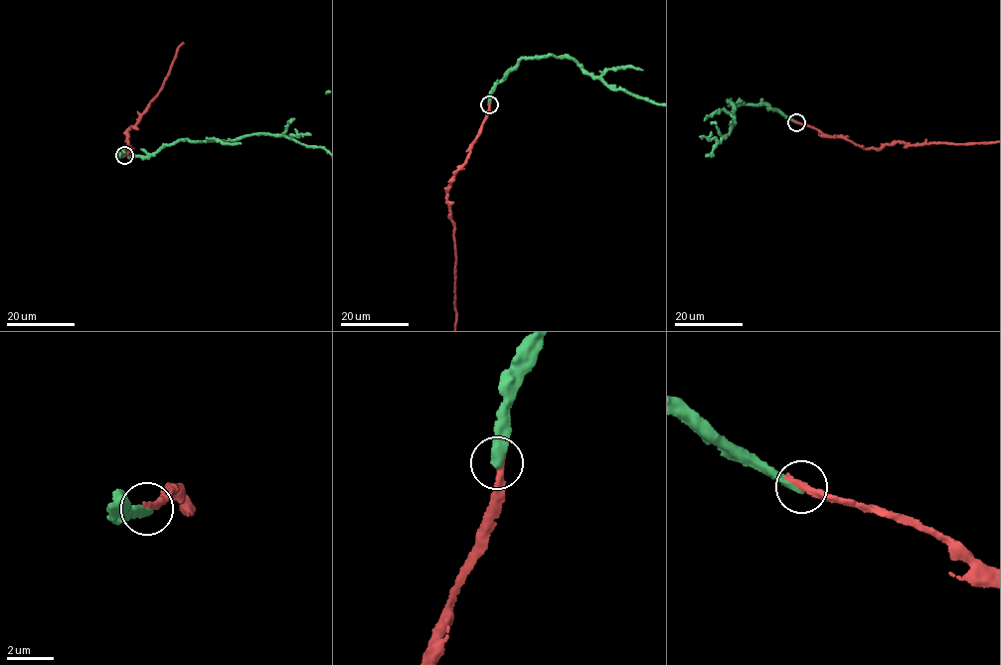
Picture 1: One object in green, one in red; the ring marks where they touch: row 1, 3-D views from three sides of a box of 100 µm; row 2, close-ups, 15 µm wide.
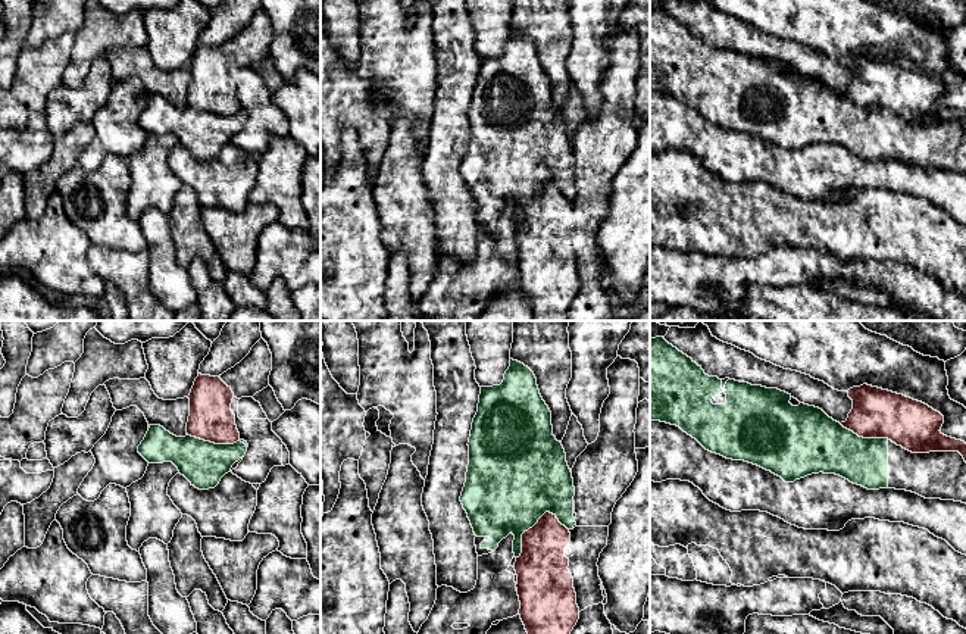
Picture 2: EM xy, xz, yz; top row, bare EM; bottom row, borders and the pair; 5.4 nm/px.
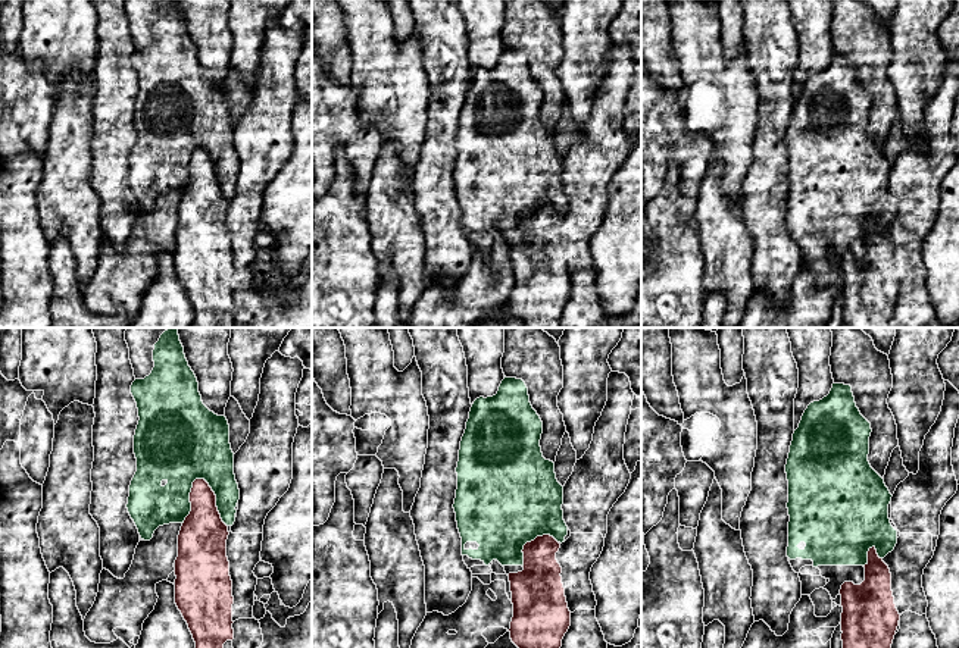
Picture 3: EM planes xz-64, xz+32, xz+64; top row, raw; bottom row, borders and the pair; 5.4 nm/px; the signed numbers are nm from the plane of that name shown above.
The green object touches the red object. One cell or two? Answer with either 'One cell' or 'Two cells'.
Two cells

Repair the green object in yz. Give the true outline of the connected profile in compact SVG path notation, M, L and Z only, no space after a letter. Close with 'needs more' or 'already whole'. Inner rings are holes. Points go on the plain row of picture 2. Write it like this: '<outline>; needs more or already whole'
M663 7L650 9L650 90L660 91L670 96L679 97L684 103L695 109L706 121L720 125L732 131L744 131L753 135L757 135L772 144L781 147L785 153L794 153L795 150L804 149L812 144L835 144L853 154L862 156L867 160L879 159L895 159L916 163L925 169L941 169L941 171L954 171L966 174L966 132L959 122L929 122L929 124L912 124L901 116L897 116L888 109L863 109L854 104L853 101L844 99L840 93L829 88L822 79L800 74L793 76L790 74L791 65L781 62L778 59L766 59L762 56L751 56L748 53L740 53L735 50L728 50L726 54L722 54L722 50L718 47L709 47L704 44L701 37L698 37L691 28L679 22L676 18L669 15ZM720 63L726 65L725 75L713 75L712 69Z; needs more

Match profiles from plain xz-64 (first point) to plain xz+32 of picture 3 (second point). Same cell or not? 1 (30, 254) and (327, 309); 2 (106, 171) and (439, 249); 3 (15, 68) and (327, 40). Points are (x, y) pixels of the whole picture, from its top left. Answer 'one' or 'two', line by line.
1: one
2: one
3: two

